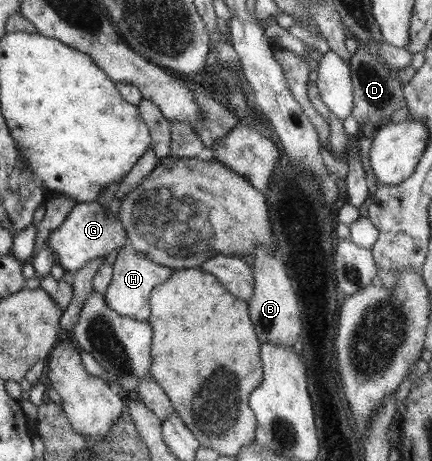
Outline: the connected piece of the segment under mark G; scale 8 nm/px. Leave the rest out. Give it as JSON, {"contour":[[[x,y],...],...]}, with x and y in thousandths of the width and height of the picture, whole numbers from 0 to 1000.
{"contour":[[[222,434],[213,438],[174,440],[171,451],[157,462],[153,477],[134,497],[120,501],[106,536],[125,540],[132,568],[139,579],[171,590],[190,584],[199,573],[218,564],[243,564],[262,542],[278,540],[296,525],[289,495],[280,488],[266,449],[238,451]]]}

